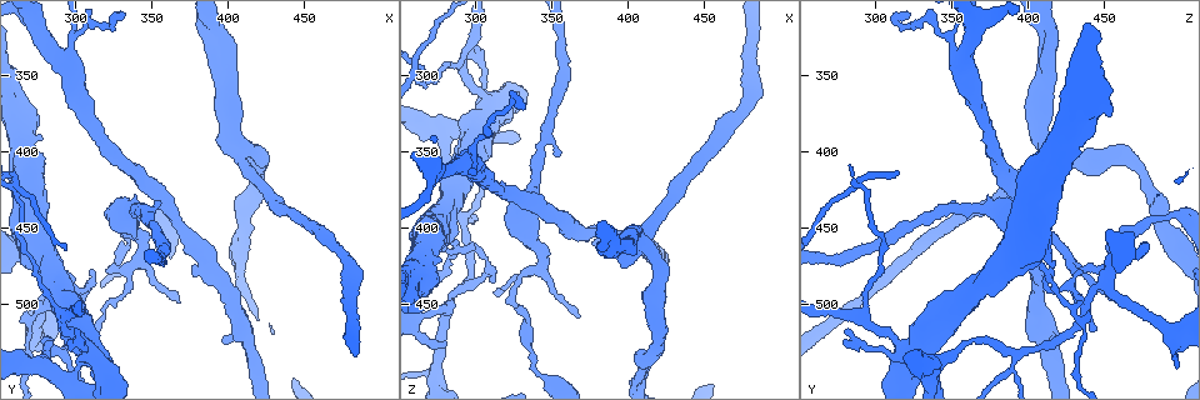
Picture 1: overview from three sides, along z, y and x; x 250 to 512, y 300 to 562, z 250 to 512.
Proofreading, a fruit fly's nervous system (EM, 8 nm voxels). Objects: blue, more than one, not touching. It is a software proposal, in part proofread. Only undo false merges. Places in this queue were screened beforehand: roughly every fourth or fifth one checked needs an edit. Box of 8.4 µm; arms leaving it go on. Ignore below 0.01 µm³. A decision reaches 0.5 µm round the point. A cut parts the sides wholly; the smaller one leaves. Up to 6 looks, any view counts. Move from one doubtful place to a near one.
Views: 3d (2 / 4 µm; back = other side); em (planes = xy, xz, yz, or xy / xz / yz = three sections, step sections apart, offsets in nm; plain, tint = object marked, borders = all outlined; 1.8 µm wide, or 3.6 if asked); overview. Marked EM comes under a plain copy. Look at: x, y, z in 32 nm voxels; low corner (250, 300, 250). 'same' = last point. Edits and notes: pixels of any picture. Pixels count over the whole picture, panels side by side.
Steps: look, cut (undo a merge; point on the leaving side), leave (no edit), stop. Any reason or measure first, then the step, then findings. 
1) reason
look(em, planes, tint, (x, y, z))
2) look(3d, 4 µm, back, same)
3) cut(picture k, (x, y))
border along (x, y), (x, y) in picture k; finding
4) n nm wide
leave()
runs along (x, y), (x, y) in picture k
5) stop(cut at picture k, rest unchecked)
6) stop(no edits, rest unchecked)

sharp bend
look(3d, 4 µm, back, (342, 468, 426))

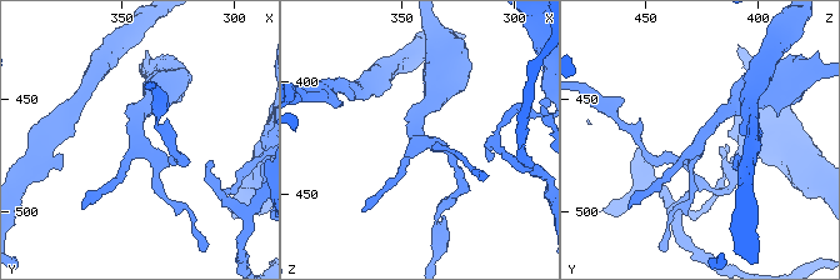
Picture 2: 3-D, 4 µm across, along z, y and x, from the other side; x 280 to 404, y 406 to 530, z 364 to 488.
look(em, 3.6 µm, yz, step 8, tint, (343, 471, 426))

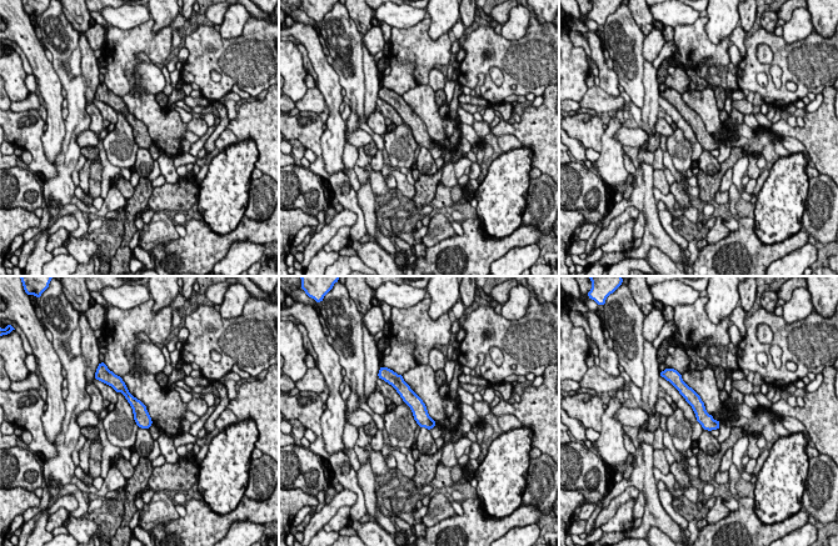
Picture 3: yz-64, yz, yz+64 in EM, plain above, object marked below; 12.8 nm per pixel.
look(em, 3.6 µm, xy, step 8, tint, same)

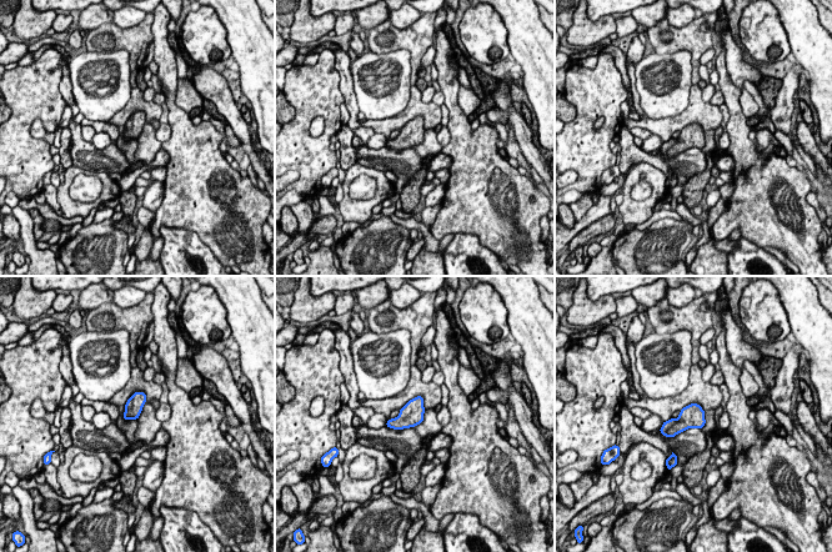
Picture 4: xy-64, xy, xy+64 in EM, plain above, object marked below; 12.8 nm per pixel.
220 nm wide
leave()
all the same cell

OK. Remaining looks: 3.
abrupt turn
look(3d, 4 µm, (274, 520, 494))

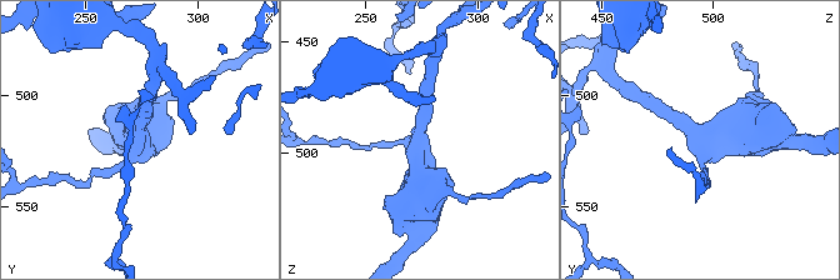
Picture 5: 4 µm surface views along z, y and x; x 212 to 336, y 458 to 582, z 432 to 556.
3 arms; shape alone is not enough
look(em, planes, tint, (272, 519, 493))

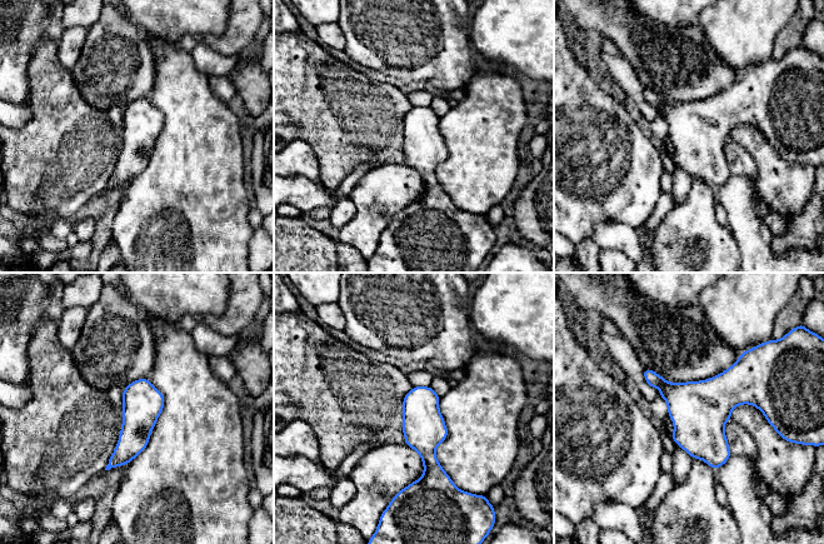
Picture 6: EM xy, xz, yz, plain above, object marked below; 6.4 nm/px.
leave()
continuous, no second cell

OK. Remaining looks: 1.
sharp bend
look(em, planes, tint, (296, 542, 390))

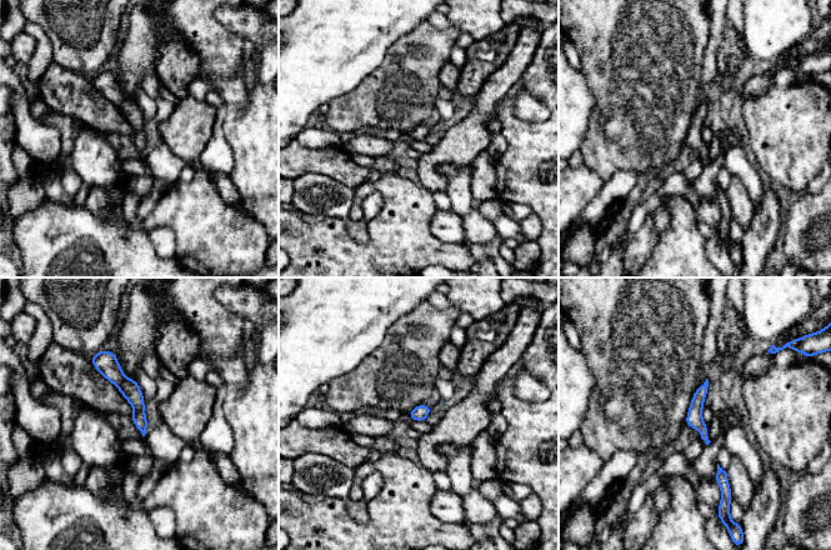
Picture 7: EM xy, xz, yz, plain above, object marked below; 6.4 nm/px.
leave()
runs along (100, 355), (134, 395), (143, 429) in picture 7; all the same cell

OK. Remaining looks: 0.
stop(no edits, rest unchecked)

